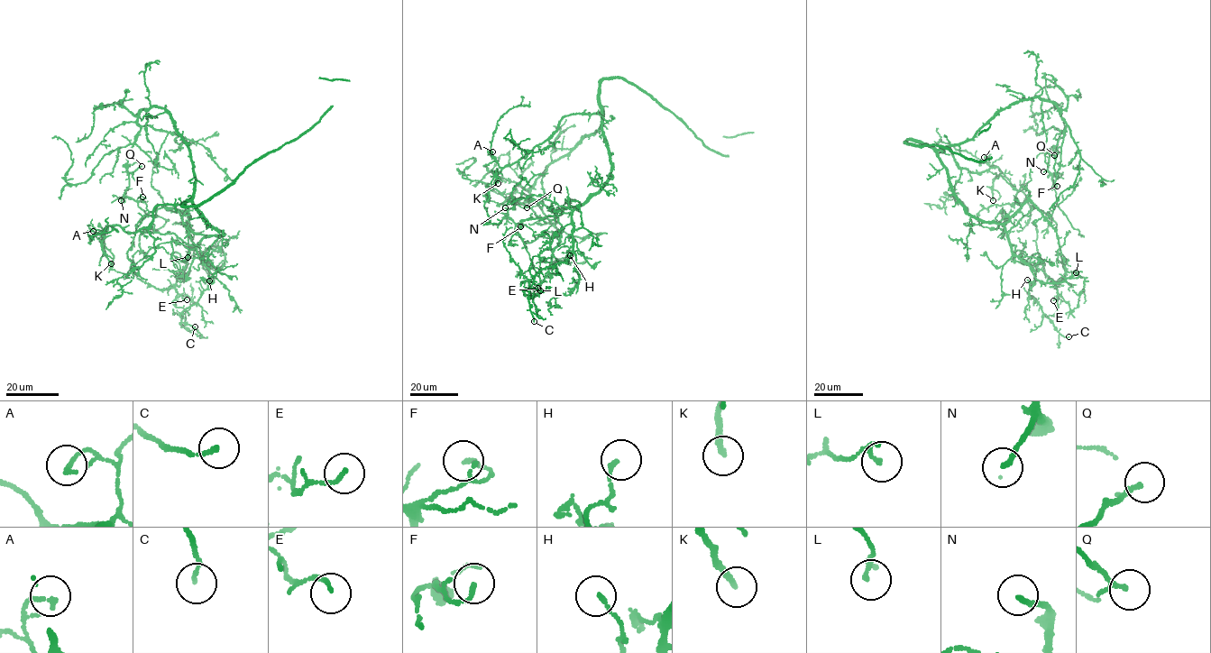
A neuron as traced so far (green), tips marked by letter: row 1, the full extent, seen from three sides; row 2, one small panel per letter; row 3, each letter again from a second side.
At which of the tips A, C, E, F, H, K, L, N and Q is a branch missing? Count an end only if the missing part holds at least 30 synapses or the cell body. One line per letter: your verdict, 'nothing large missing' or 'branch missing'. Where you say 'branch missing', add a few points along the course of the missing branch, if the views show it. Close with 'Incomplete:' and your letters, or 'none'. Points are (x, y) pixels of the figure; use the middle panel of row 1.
A: nothing large missing
C: nothing large missing
E: nothing large missing
F: nothing large missing
H: nothing large missing
K: branch missing; missing branch runs (498, 183), (498, 196), (490, 208)
L: nothing large missing
N: nothing large missing
Q: nothing large missing
Incomplete: K

